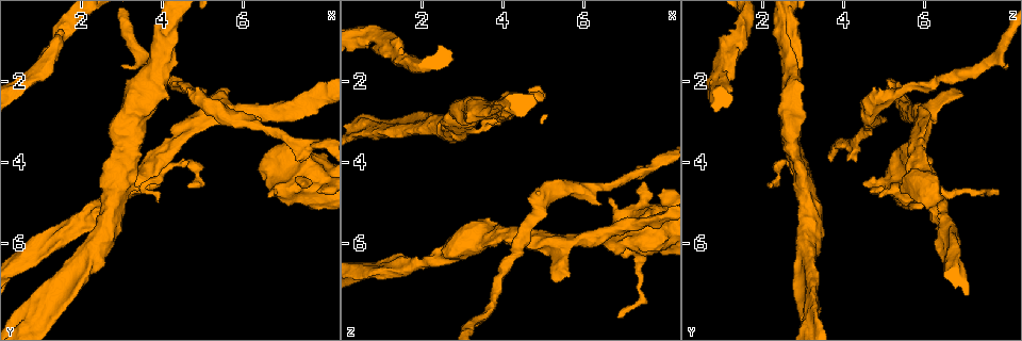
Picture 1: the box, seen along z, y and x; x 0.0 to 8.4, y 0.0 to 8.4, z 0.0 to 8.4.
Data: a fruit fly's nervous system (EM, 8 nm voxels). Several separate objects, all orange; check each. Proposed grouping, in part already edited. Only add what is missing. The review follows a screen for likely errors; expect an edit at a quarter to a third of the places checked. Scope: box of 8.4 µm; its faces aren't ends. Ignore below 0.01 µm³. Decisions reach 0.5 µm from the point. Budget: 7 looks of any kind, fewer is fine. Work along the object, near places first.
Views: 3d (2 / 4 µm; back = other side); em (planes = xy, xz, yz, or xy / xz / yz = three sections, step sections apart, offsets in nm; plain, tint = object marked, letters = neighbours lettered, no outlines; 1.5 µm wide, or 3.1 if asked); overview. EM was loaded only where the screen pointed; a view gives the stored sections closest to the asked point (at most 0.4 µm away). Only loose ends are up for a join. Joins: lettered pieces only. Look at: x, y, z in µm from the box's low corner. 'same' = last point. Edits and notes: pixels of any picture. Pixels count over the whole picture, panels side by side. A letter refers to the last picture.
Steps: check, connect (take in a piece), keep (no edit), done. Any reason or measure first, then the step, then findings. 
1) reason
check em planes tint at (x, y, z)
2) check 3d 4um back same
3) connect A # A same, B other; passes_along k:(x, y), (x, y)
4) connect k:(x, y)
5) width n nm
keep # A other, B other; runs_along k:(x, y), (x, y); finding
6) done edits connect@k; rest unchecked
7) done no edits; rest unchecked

branch stops here
check em yz step 8 tint at (5.20, 2.35, 7.00)

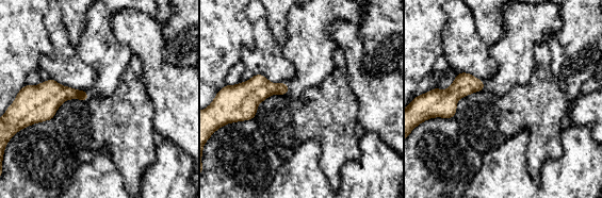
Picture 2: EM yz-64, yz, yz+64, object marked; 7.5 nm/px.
cut it another way
check em planes letters same

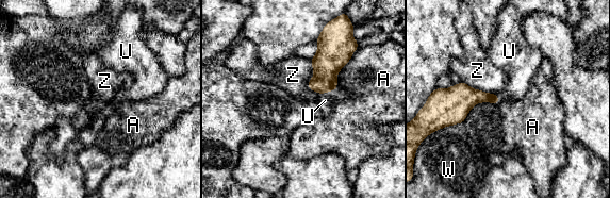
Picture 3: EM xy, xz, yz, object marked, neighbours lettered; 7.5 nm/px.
longest_contact A 320 nm
connect U # A other, U same, W other, Z other; the neuron continues

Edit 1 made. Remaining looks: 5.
see it whole again
check overview

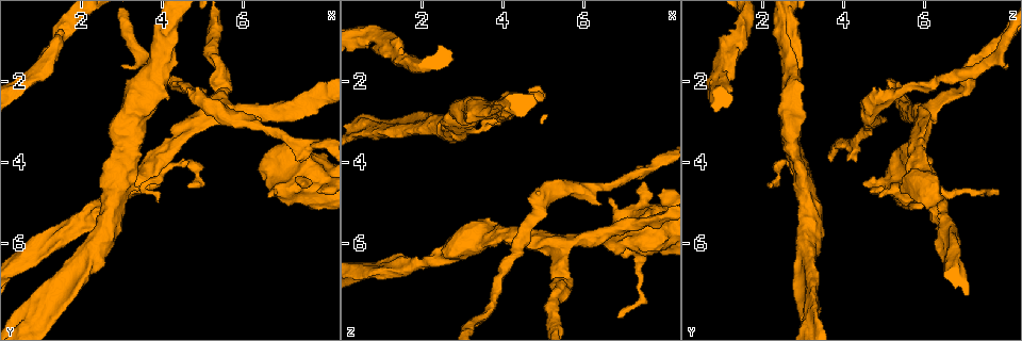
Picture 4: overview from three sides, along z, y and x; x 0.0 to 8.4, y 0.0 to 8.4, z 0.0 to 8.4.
thin end
check em planes letters at (6.90, 4.80, 7.90)

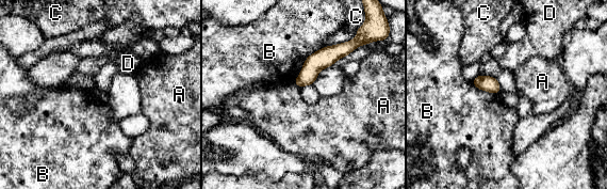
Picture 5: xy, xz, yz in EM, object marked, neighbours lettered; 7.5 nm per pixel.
width 120 nm
keep # A other, B other, C other, D other; border 5:(293, 83), (299, 88); no lettered piece goes on from it

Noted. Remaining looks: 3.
thin end
check em xz step 8 letters at (4.70, 4.65, 2.15)

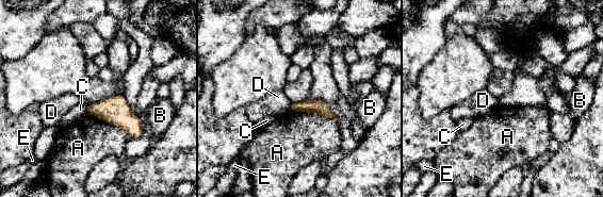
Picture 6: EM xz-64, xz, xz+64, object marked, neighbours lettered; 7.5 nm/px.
check em planes letters same

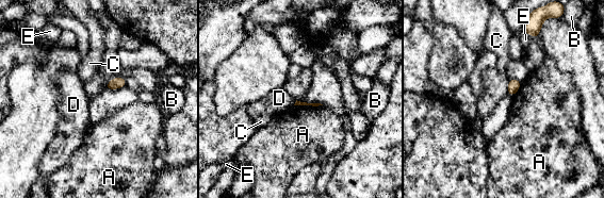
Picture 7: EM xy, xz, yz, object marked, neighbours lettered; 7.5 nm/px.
keep # A other, B other, C other, D other, E other; border 7:(296, 100), (293, 104); none of them fits

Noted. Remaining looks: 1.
done edits connect@3; rest unchecked

